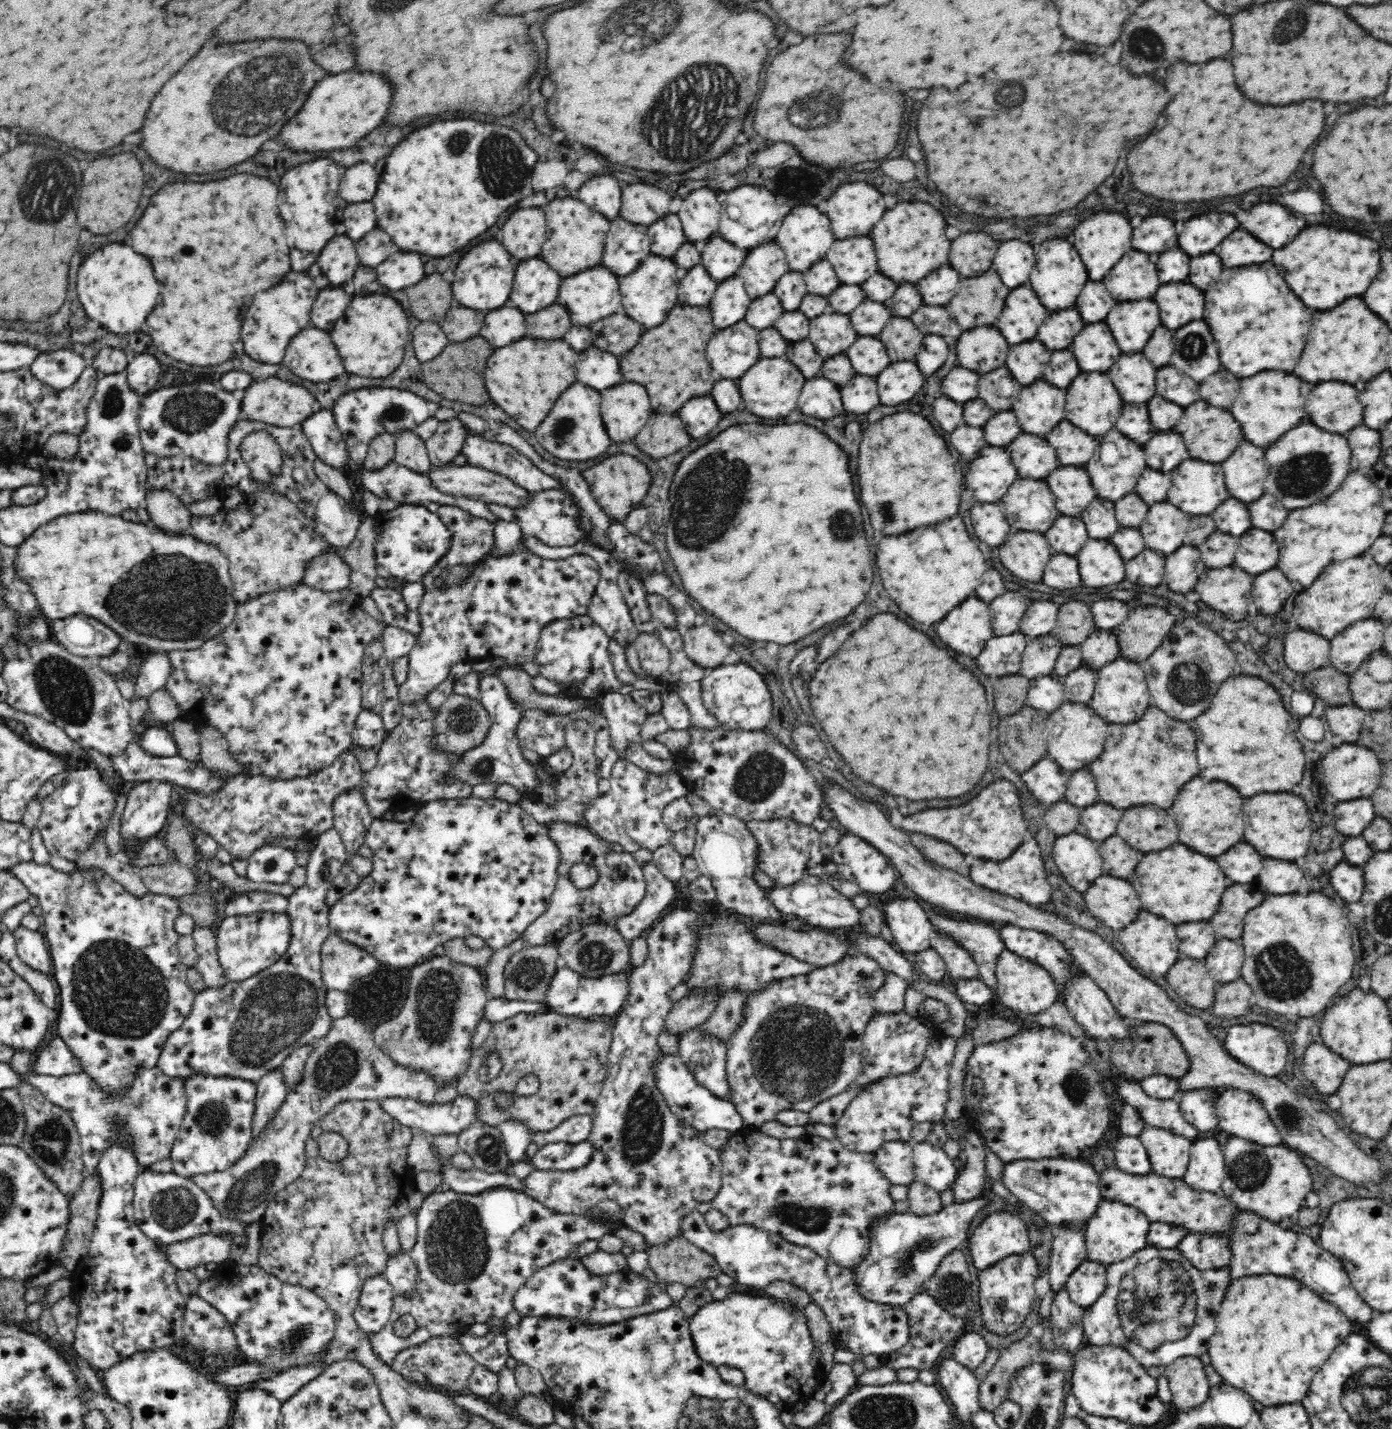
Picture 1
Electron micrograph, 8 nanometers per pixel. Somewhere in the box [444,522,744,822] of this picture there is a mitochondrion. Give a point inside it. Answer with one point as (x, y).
(483, 768)

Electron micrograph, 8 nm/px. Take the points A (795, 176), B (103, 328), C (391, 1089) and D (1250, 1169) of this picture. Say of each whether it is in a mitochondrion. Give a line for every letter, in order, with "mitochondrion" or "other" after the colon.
A: mitochondrion
B: other
C: other
D: mitochondrion

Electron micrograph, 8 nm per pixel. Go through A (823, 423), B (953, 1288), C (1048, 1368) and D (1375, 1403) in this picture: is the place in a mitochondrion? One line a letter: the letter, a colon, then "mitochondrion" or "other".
A: other
B: mitochondrion
C: mitochondrion
D: mitochondrion

